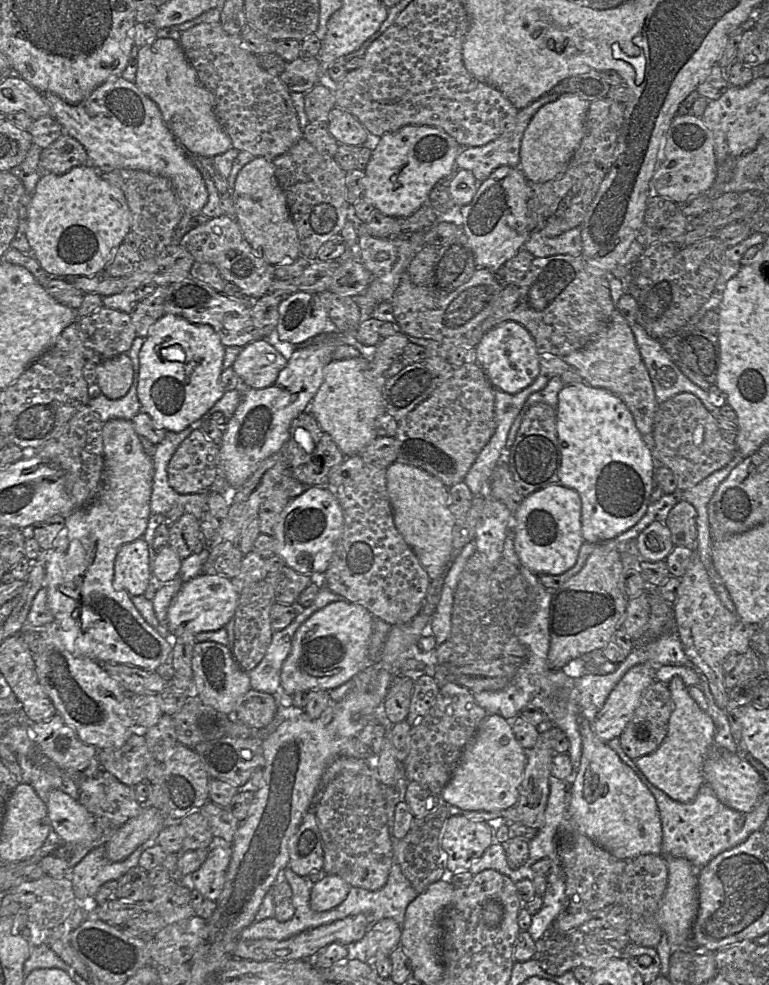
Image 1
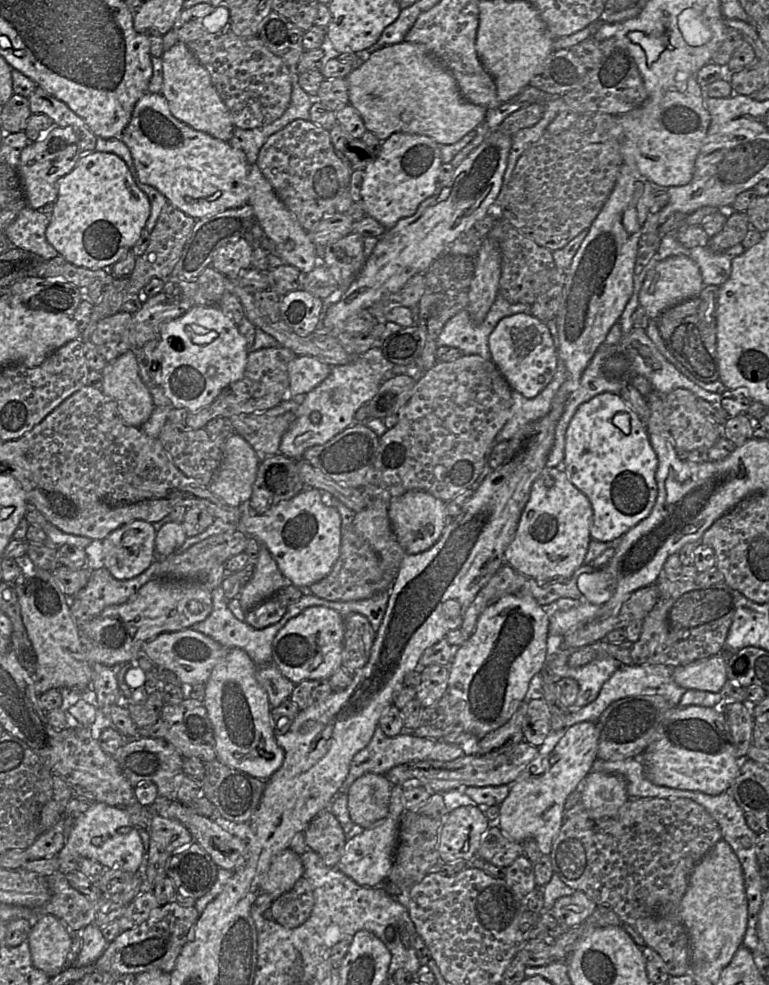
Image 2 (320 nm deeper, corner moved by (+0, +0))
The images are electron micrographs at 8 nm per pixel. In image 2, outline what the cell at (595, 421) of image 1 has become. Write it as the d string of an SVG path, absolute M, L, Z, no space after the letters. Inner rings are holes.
M604 392L579 406L565 433L562 463L569 481L591 503L593 517L590 537L593 540L608 542L621 538L648 516L655 503L657 455L650 443L645 423L620 394ZM618 412L628 413L629 434L624 434L612 423Z

